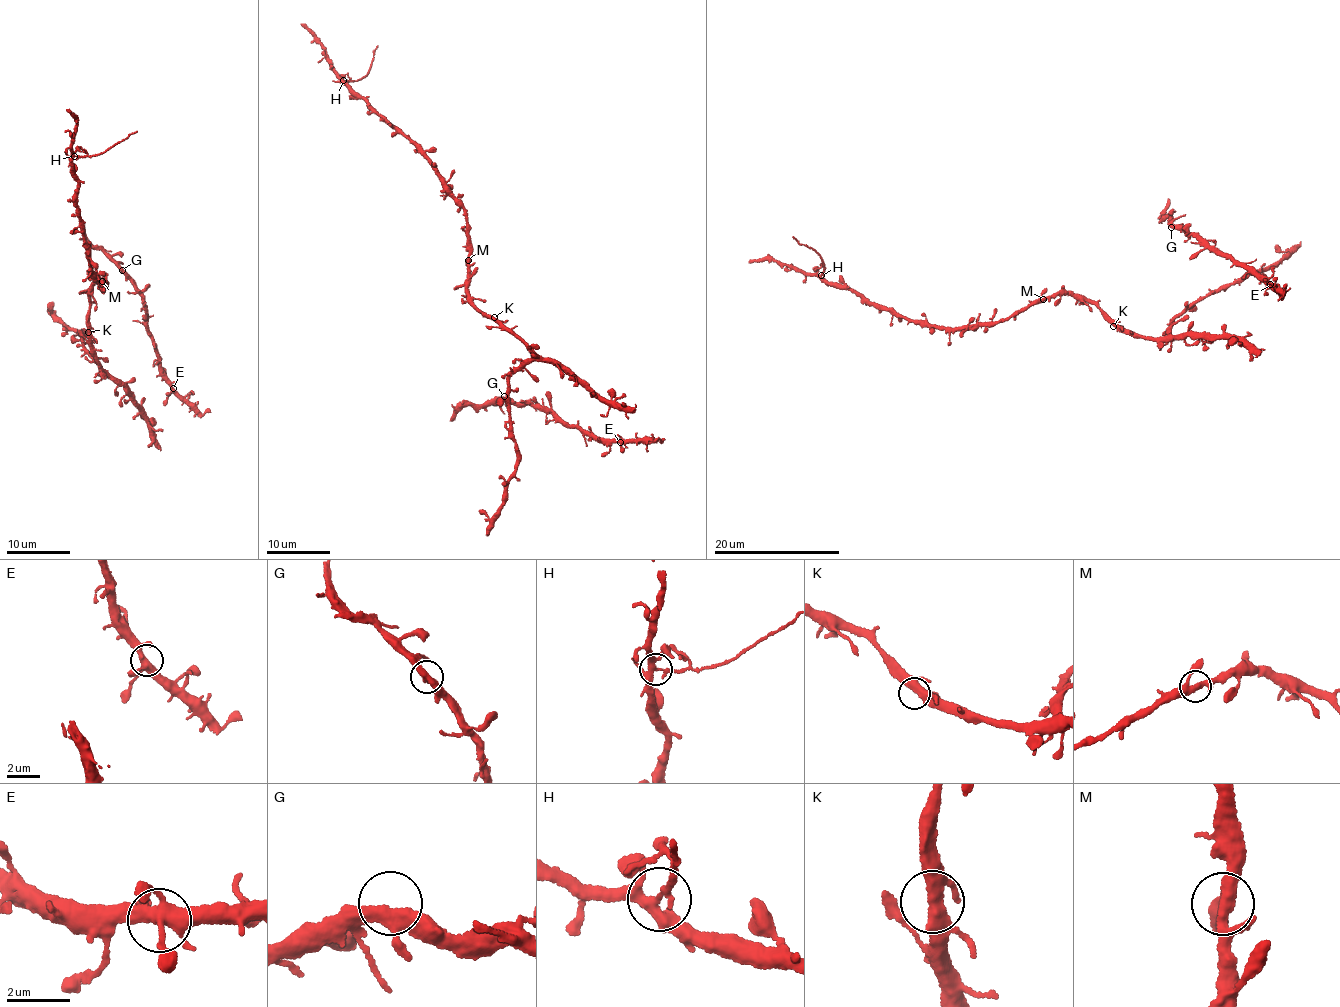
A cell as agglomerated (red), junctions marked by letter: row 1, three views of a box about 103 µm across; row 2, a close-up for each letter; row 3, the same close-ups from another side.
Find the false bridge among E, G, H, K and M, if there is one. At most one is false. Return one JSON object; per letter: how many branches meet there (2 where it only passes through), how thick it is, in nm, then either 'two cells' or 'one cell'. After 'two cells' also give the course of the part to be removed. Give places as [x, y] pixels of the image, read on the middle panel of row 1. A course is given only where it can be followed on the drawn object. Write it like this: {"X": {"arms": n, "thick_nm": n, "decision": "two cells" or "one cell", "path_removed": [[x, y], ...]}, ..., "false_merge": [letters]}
{"E": {"arms": 6, "thick_nm": 400, "decision": "one cell"}, "G": {"arms": 3, "thick_nm": 340, "decision": "one cell"}, "H": {"arms": 5, "thick_nm": 280, "decision": "two cells", "path_removed": [[343, 80], [352, 82], [367, 74], [377, 46]]}, "K": {"arms": 3, "thick_nm": 360, "decision": "one cell"}, "M": {"arms": 4, "thick_nm": 320, "decision": "one cell"}, "false_merge": ["H"]}

